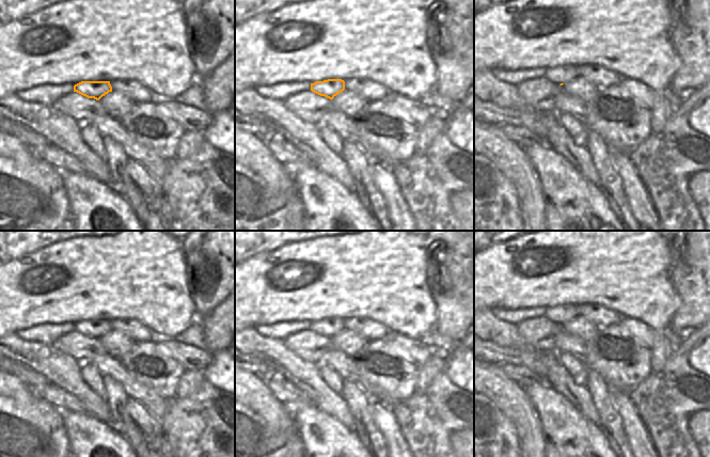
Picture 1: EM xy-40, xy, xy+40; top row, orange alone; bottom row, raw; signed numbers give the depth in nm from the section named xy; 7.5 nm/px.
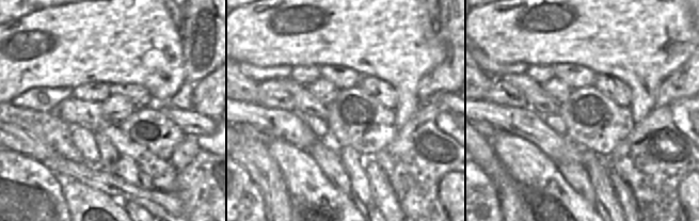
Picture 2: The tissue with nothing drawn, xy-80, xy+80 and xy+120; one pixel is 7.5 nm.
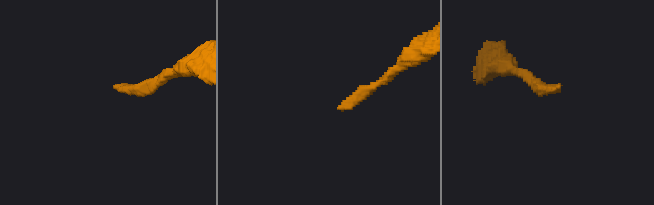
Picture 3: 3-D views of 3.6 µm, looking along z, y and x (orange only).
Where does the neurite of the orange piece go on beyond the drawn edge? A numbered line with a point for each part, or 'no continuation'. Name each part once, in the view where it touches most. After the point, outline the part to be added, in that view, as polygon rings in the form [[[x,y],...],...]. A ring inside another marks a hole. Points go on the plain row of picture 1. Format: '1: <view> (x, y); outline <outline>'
1: xy+40 (558, 314); outline [[[557,305],[555,308],[547,308],[543,316],[555,324],[565,324],[575,318],[578,311],[575,305]]]

